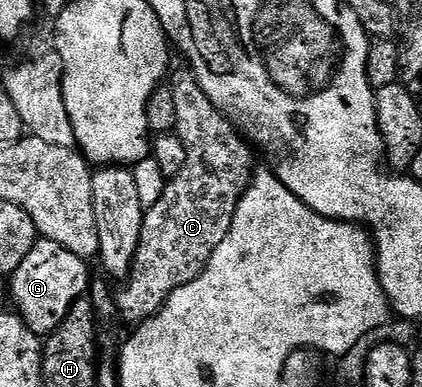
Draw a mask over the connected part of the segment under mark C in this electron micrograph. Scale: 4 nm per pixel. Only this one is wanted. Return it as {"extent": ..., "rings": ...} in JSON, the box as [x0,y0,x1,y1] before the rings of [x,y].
{"extent":[115,70,254,324],"rings":[[[175,70],[170,74],[170,88],[174,92],[174,109],[178,116],[174,133],[182,140],[182,148],[186,148],[186,164],[182,164],[173,178],[167,179],[161,199],[145,209],[142,234],[138,240],[138,250],[134,252],[132,267],[127,278],[123,279],[121,286],[124,287],[115,291],[116,313],[121,319],[124,317],[126,321],[132,322],[131,324],[139,324],[154,317],[174,291],[190,284],[190,280],[204,271],[214,248],[218,248],[218,244],[226,240],[226,232],[230,232],[240,197],[248,190],[254,173],[253,147],[228,121],[227,116],[208,99],[206,92],[202,92],[191,70]]]}

